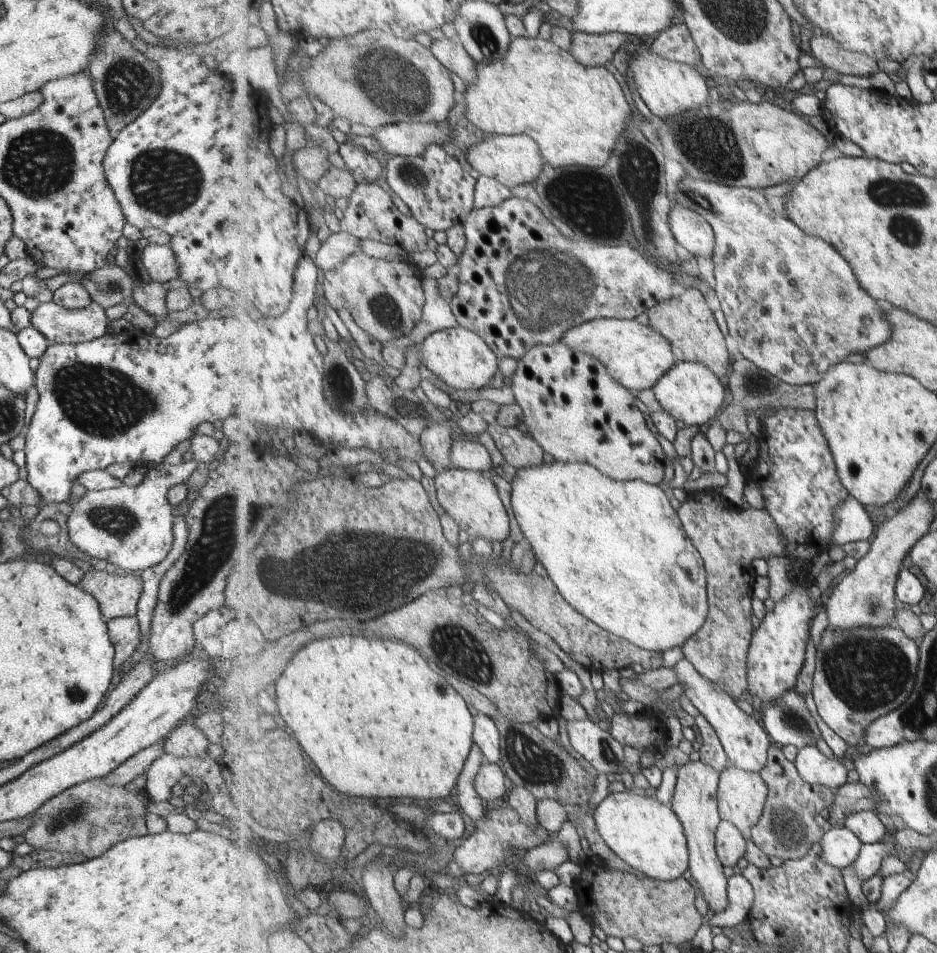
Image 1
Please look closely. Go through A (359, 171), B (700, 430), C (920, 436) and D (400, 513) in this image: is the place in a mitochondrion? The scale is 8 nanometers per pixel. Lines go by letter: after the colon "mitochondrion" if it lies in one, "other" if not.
A: other
B: other
C: other
D: other

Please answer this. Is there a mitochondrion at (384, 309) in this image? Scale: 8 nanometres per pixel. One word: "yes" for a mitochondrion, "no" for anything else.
yes

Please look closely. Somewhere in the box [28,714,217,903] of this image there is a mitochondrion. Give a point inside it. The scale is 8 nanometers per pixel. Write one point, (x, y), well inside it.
(70, 813)

